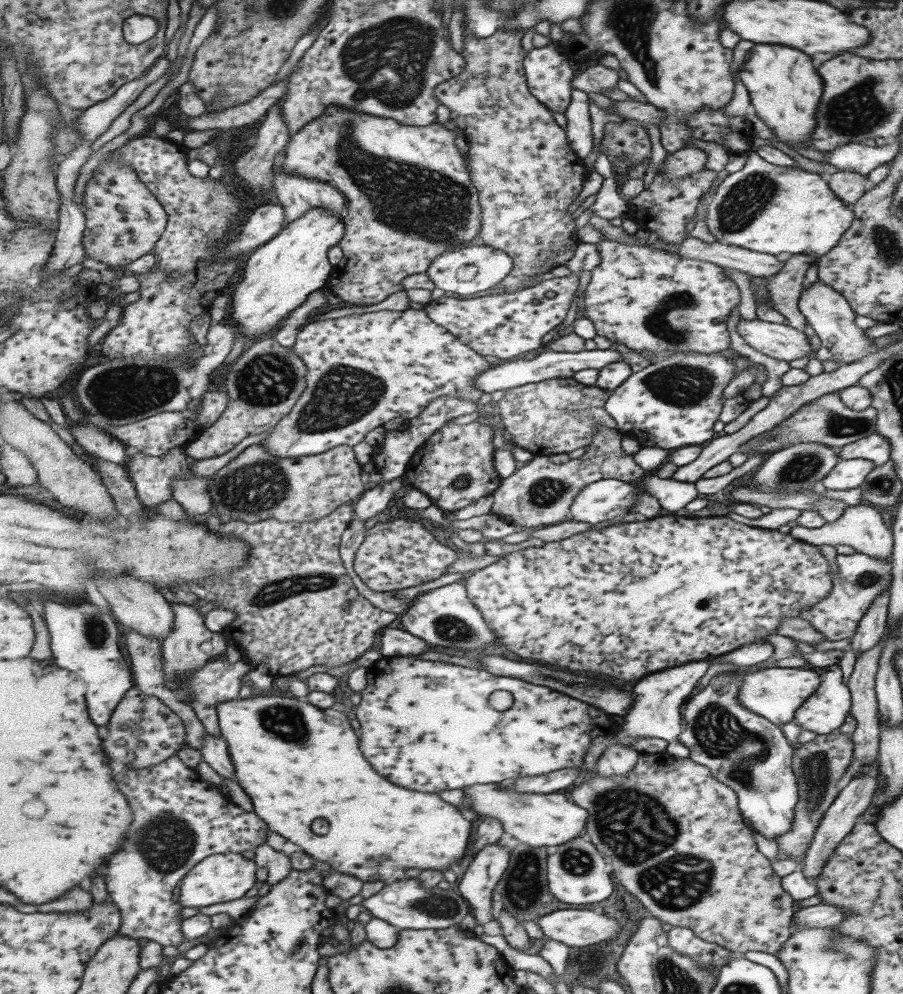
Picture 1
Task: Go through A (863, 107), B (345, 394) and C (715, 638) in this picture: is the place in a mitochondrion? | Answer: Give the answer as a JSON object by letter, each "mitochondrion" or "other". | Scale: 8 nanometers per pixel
{"A":"mitochondrion","B":"mitochondrion","C":"other"}

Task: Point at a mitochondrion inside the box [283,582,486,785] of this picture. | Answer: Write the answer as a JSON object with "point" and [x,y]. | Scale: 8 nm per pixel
{"point":[457,630]}

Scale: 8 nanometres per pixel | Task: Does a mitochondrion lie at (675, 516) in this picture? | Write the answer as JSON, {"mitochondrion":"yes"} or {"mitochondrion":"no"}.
{"mitochondrion":"no"}

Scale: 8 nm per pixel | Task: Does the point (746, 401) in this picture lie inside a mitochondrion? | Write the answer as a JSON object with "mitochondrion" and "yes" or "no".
{"mitochondrion":"no"}

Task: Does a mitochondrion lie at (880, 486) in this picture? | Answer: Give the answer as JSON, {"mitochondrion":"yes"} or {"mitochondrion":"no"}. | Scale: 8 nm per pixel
{"mitochondrion":"yes"}

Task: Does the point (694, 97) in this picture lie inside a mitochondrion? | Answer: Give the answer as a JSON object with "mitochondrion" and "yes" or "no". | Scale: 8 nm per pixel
{"mitochondrion":"no"}

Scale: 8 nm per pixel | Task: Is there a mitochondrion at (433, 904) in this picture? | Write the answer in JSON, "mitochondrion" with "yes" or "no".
{"mitochondrion":"yes"}

